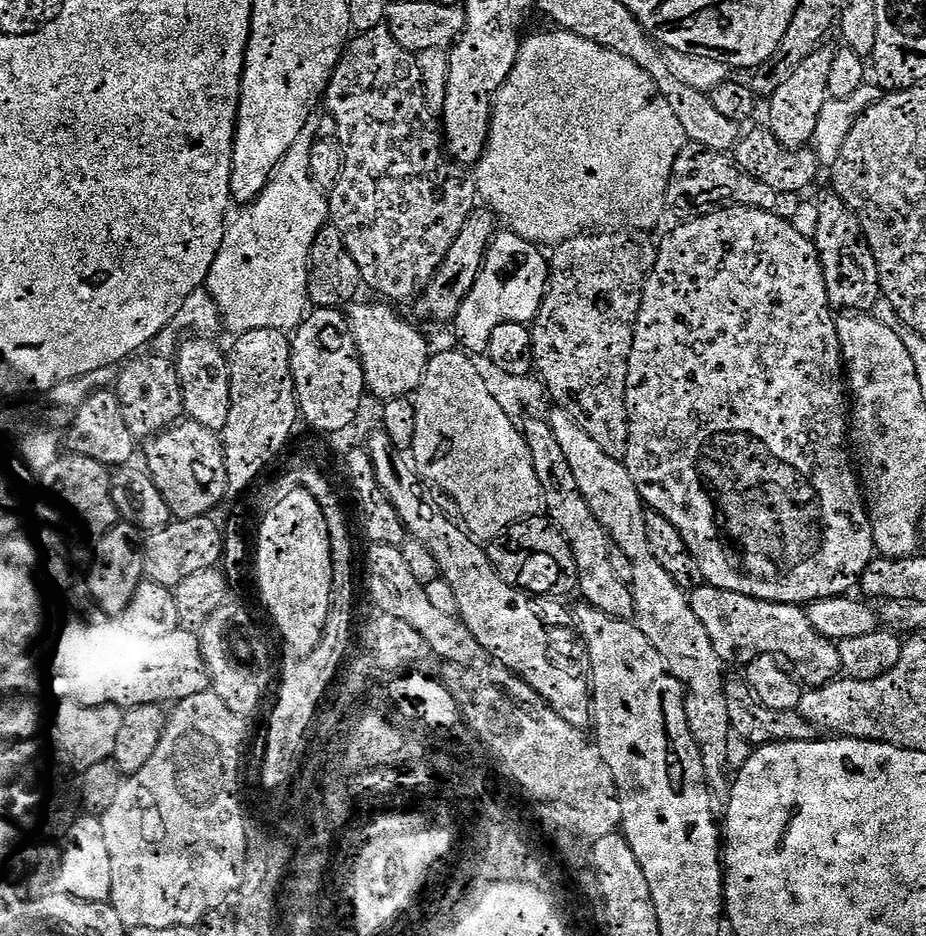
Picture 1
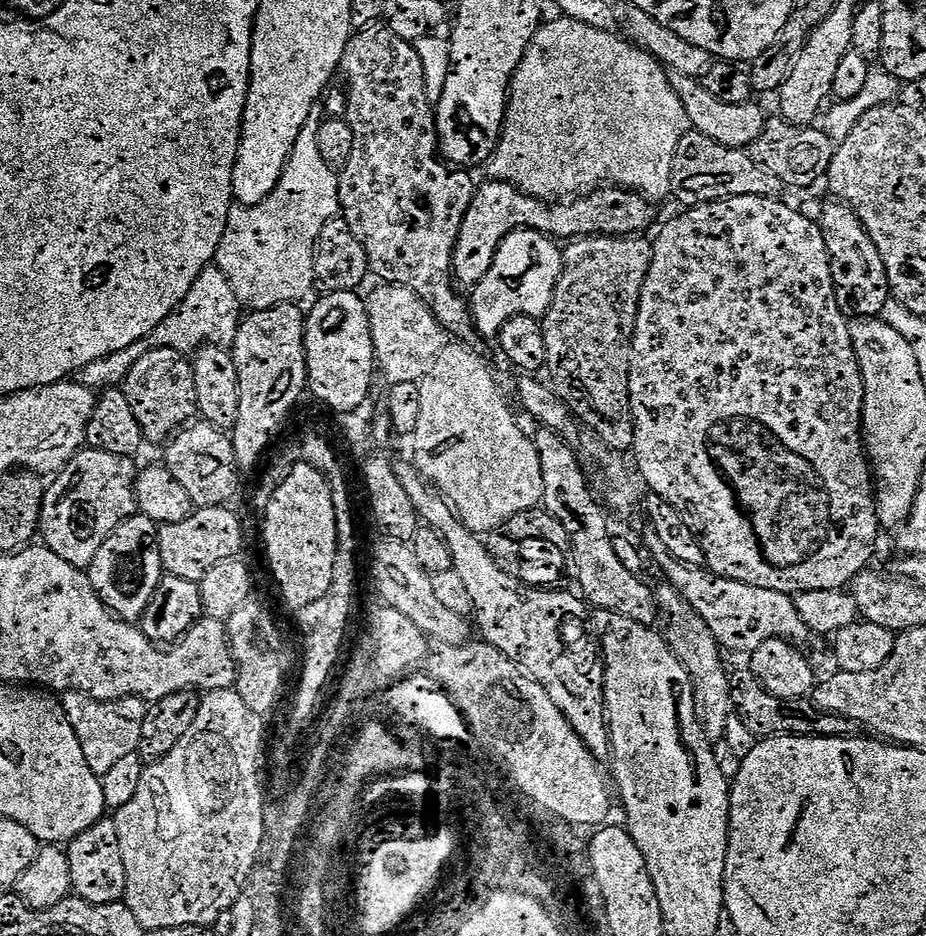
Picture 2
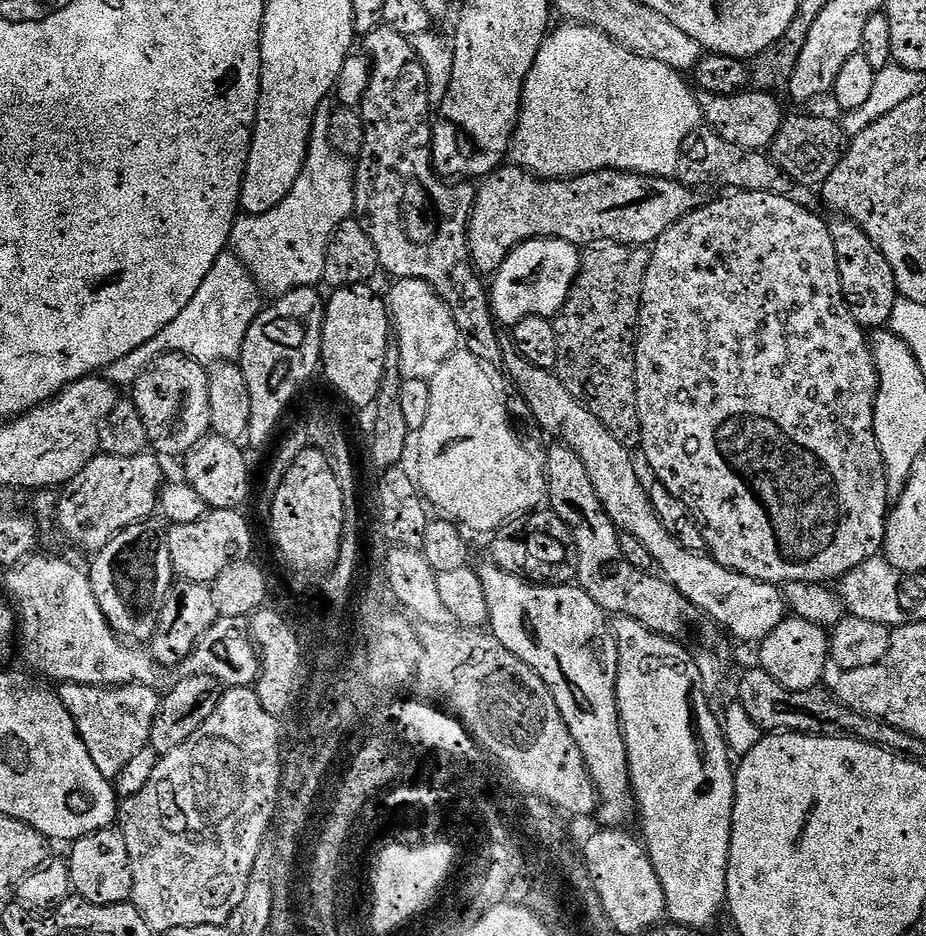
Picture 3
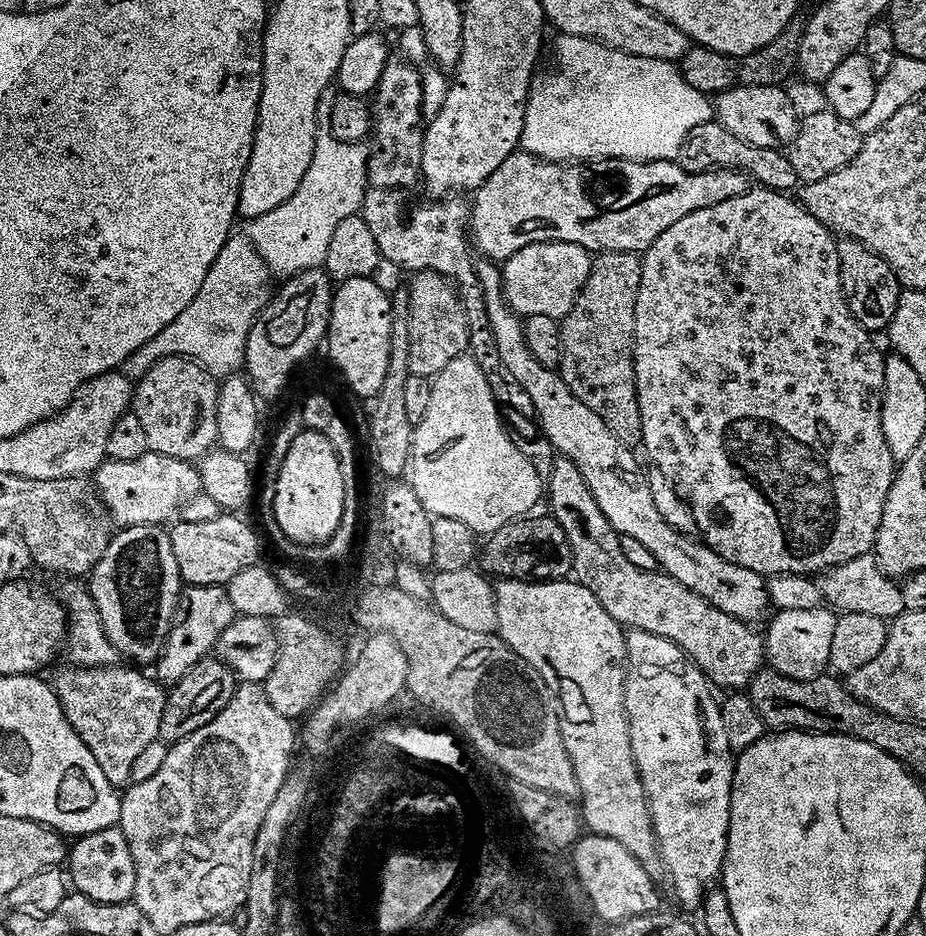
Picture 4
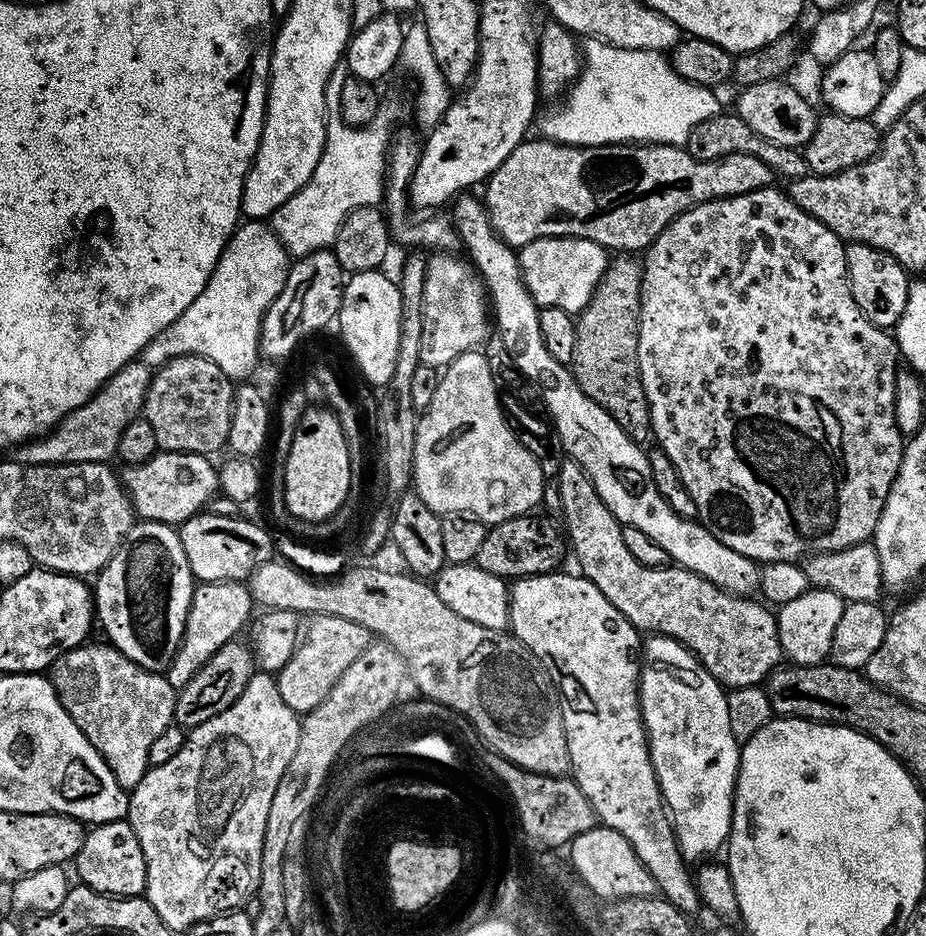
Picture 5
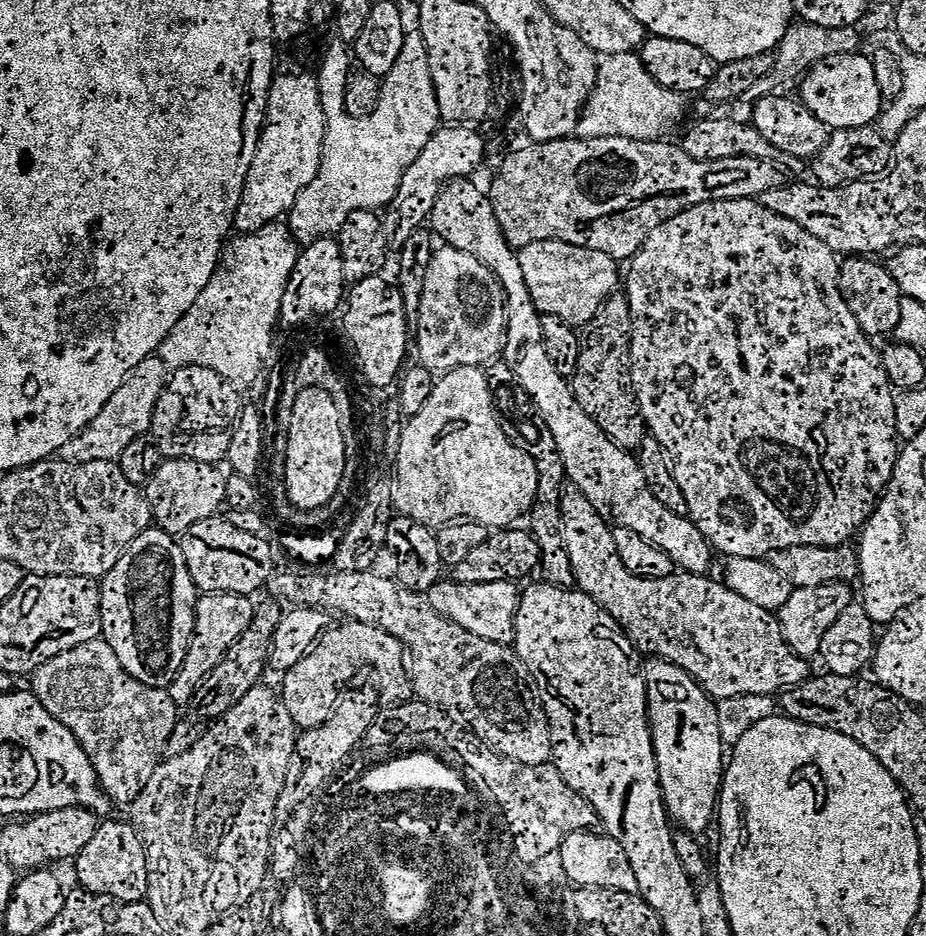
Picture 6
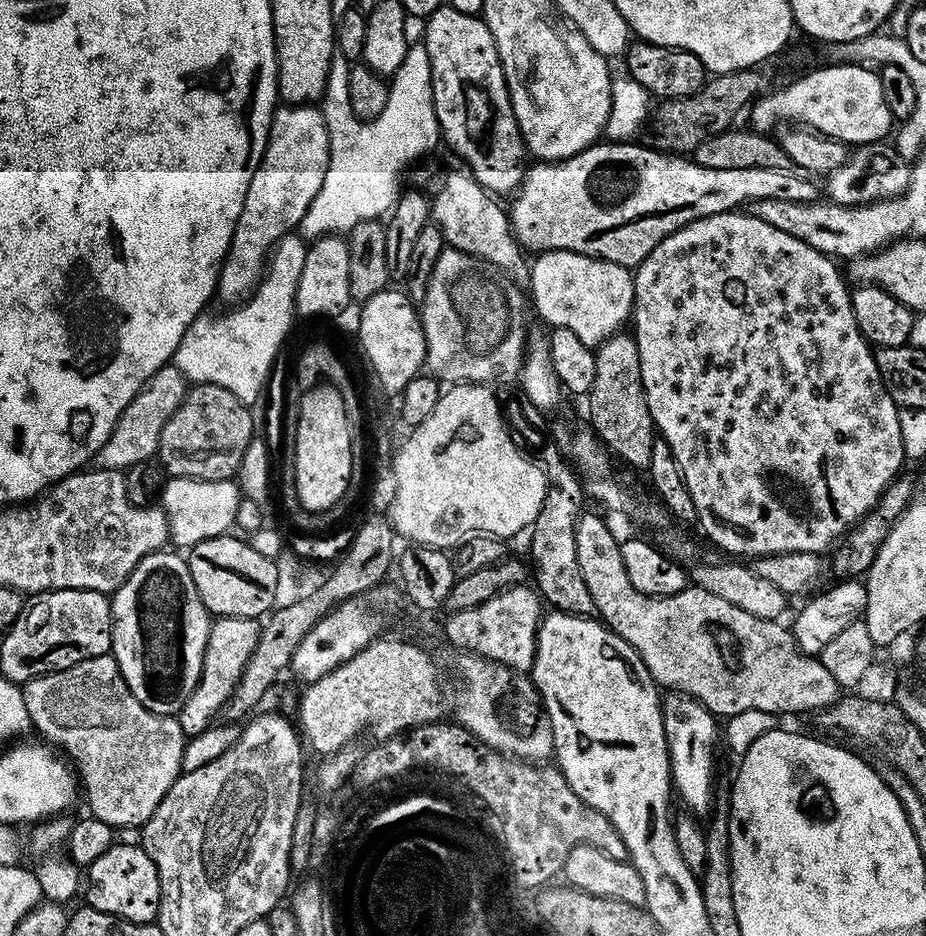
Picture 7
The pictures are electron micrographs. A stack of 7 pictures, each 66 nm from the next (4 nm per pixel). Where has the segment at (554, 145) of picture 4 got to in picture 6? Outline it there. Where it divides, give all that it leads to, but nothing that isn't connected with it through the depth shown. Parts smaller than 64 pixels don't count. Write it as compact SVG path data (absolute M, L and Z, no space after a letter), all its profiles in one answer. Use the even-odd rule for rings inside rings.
M637 53L605 57L600 63L599 76L596 79L595 90L592 92L578 125L579 135L583 139L594 137L626 137L631 140L656 140L663 133L678 123L684 108L678 104L679 95L662 87L646 70Z

